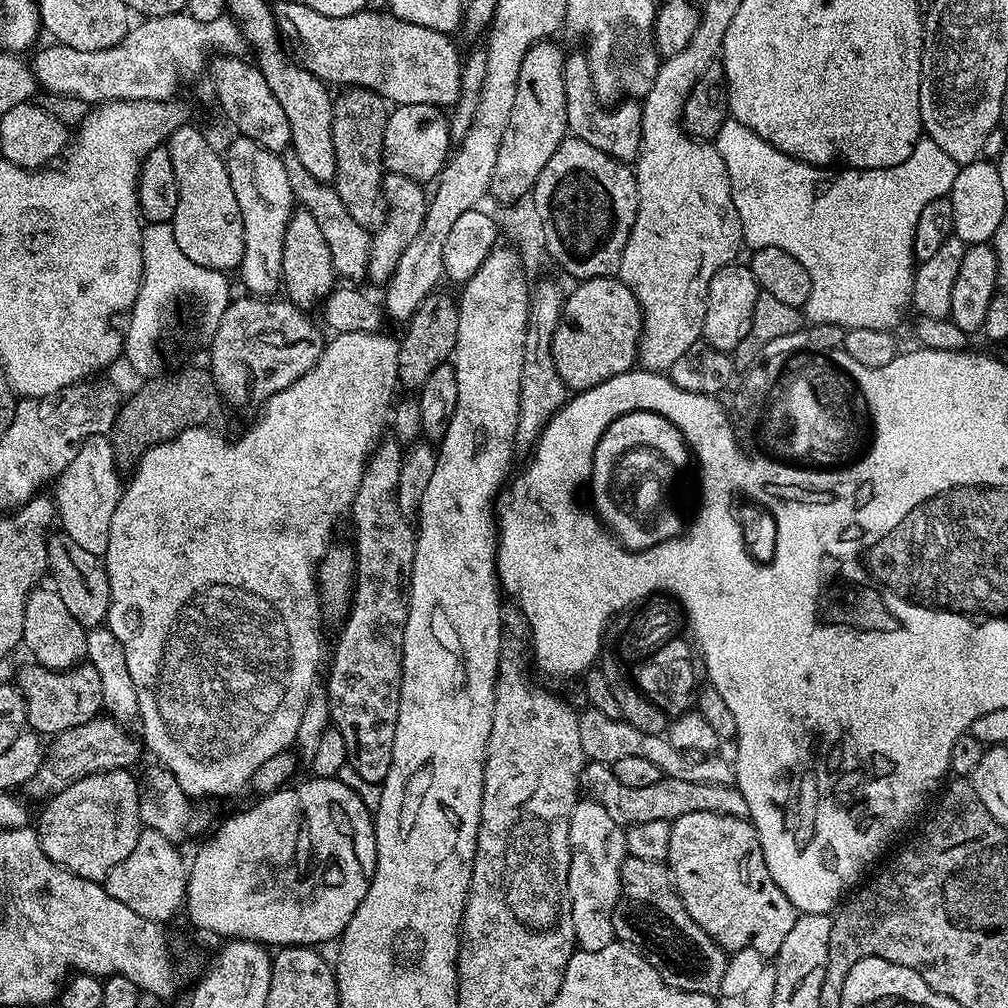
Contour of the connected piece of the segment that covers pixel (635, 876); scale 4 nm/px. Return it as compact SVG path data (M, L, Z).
M625 855L620 871L620 897L614 906L612 925L616 931L616 940L641 953L672 988L707 996L719 993L728 956L723 948L716 945L714 938L710 938L710 934L706 934L706 930L702 930L702 926L698 926L698 922L686 914L686 906L682 906L680 896L672 884L672 877L664 864L645 862L642 858Z

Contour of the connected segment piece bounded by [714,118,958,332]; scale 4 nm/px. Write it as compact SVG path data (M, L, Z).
M731 118L724 123L722 130L718 130L714 143L718 154L722 154L722 158L726 162L734 206L738 210L738 218L742 222L742 230L744 231L744 244L747 247L750 246L749 249L752 250L766 246L786 250L786 254L790 254L790 258L798 258L798 262L802 262L802 266L806 266L806 274L810 274L810 298L804 304L803 315L811 323L833 324L842 330L858 327L886 332L896 330L896 327L900 324L900 319L904 316L904 311L909 311L912 302L912 277L914 265L917 263L912 248L918 216L925 209L927 203L947 197L952 191L952 178L958 165L952 161L950 154L946 154L946 150L942 150L938 146L938 142L922 138L914 146L910 158L906 158L906 162L902 162L893 168L850 168L844 166L839 169L841 172L835 172L837 170L835 167L807 164L794 159L792 156L782 154L774 146L770 146L770 142L758 138L758 134L754 134L754 130L750 130L750 126L742 126L742 122Z

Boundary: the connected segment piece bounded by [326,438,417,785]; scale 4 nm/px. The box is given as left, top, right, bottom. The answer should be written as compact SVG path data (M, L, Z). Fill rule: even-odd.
M384 438L376 445L375 450L372 451L372 456L368 459L367 466L364 467L362 482L358 486L358 494L354 498L350 509L350 521L352 520L353 526L356 527L356 544L354 543L354 551L356 553L356 582L352 590L350 607L346 613L346 619L343 621L343 623L345 622L344 629L341 630L340 637L336 640L336 653L333 656L331 653L330 663L326 668L326 680L328 676L328 688L326 687L328 719L331 727L336 728L338 734L342 734L342 739L346 741L347 765L352 767L364 782L378 785L384 783L386 774L390 770L394 730L398 722L398 702L400 701L400 683L402 682L402 658L404 657L404 631L406 630L406 618L408 617L408 588L412 584L412 567L414 566L414 550L416 549L417 529L414 527L413 521L407 520L403 516L396 501L398 474L402 474L403 461L404 452L399 441L395 438Z

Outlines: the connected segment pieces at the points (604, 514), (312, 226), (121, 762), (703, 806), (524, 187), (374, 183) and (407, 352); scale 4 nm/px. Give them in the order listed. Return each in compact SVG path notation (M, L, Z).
M631 412L622 418L618 418L604 431L602 438L598 442L598 446L594 450L594 462L592 463L592 474L590 477L590 484L592 483L592 500L596 503L594 508L601 521L611 529L616 539L625 548L630 548L633 552L641 552L644 548L653 548L661 539L662 534L665 537L678 536L686 527L684 517L686 508L683 503L676 507L679 516L660 516L659 520L655 520L655 518L630 516L628 500L624 502L622 508L618 508L618 504L614 500L610 500L610 496L606 496L608 472L612 468L612 462L622 454L622 450L626 450L626 448L630 448L634 444L640 444L640 442L646 442L646 444L652 444L652 446L662 448L664 454L658 454L658 456L664 462L668 462L670 466L678 466L678 470L683 470L685 473L690 468L690 449L687 442L684 441L684 435L670 421L658 414L654 414L653 412Z
M297 207L286 226L286 238L282 238L282 270L283 295L289 304L301 310L312 310L315 304L317 307L337 287L338 277L330 259L330 245L316 219L305 208Z
M101 714L82 726L55 733L53 740L56 741L47 745L42 766L24 784L23 795L29 801L44 802L66 790L66 786L74 786L74 782L87 776L93 776L98 772L113 772L116 768L131 769L131 764L139 758L140 752L142 753L142 744L137 737L135 740L134 737L120 732L120 728L121 725L117 721Z
M588 762L584 765L583 787L588 788L587 795L604 807L606 814L622 826L638 822L669 822L682 818L682 814L713 812L727 816L747 817L746 798L742 798L740 789L730 784L707 784L706 782L682 782L682 778L663 777L650 786L622 786L614 778L611 767L606 764Z
M545 38L536 41L526 56L522 58L522 67L518 69L518 91L514 94L514 107L510 109L510 122L506 122L506 130L502 134L502 142L498 146L498 162L494 162L491 195L497 196L504 206L527 197L536 184L538 174L542 174L542 166L550 162L550 154L558 150L558 146L569 135L568 119L566 118L566 82L564 81L565 49L556 45L557 41Z
M348 86L341 96L332 101L332 129L334 130L334 166L336 178L334 187L342 206L350 210L350 218L358 226L375 230L380 227L386 215L384 199L384 139L389 105L379 92L371 88Z
M434 290L417 306L415 312L408 317L404 336L399 337L397 381L404 384L408 390L419 390L434 374L438 366L449 363L456 350L456 335L458 334L458 300L455 295L447 296L441 290Z

